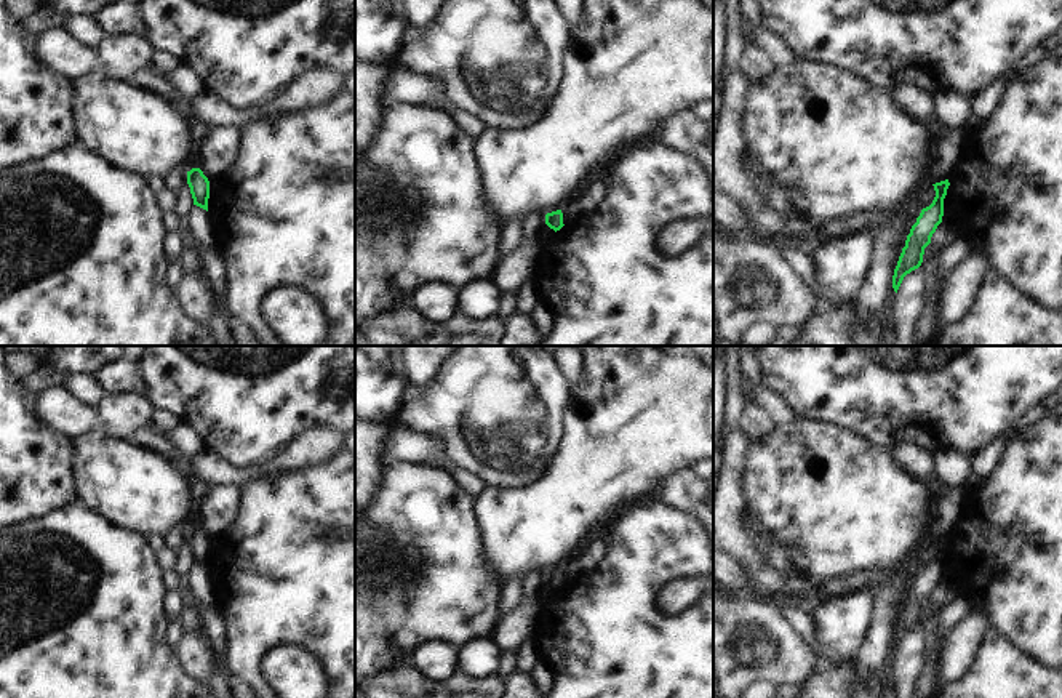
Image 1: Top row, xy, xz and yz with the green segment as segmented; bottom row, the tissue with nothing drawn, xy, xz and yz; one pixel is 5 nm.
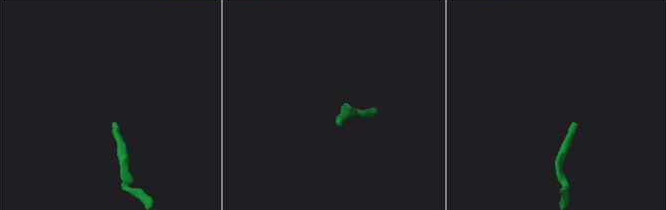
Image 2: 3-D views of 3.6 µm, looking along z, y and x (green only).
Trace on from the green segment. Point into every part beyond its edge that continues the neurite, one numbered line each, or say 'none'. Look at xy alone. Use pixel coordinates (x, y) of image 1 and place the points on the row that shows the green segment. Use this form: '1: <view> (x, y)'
none

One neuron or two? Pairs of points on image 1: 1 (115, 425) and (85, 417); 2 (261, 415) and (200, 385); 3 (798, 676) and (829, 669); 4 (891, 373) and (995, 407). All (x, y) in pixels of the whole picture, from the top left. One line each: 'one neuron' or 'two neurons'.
1: two neurons
2: one neuron
3: two neurons
4: one neuron

